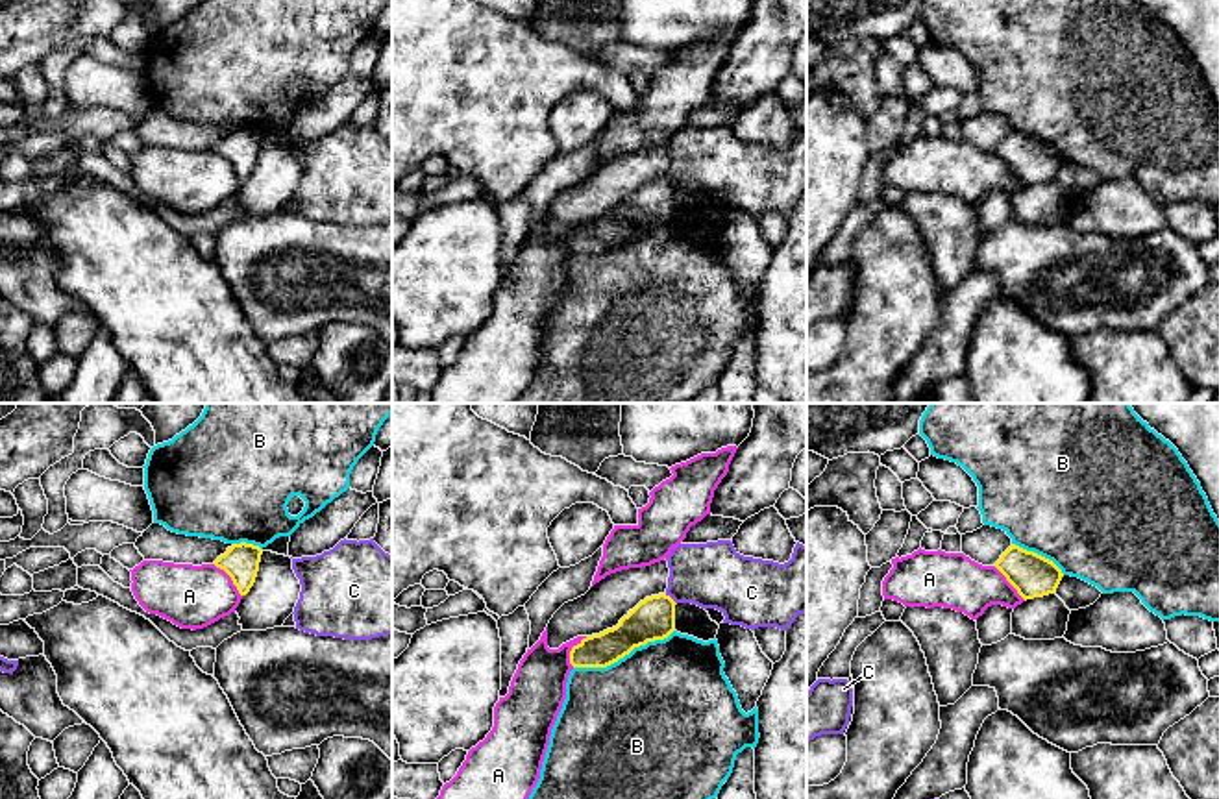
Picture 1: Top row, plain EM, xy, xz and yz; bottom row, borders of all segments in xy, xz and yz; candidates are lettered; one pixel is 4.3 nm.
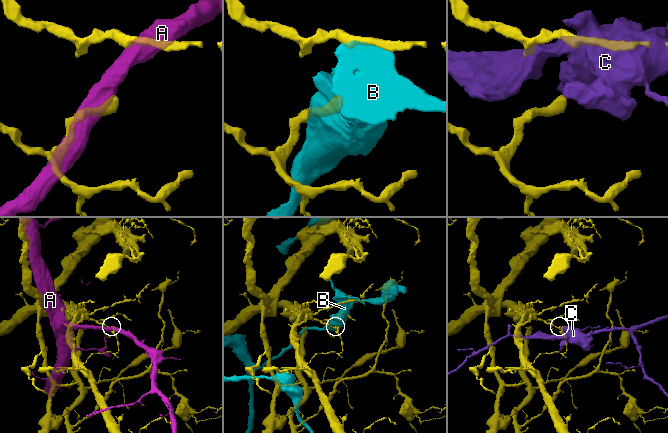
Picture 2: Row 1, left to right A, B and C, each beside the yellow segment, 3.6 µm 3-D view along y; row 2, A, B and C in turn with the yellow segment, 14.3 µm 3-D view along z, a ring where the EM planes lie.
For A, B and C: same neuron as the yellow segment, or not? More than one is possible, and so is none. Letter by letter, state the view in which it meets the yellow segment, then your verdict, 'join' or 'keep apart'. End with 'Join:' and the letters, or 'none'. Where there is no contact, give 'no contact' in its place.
A: contact in xy; keep apart
B: contact in xz; keep apart
C: contact in xz; keep apart
Join: none

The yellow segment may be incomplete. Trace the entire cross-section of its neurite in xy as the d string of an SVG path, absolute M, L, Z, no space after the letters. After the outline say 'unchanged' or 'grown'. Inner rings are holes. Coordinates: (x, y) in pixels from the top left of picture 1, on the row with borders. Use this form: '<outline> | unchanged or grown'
M233 544L213 564L224 570L240 596L246 596L255 583L263 549L253 544Z | unchanged

